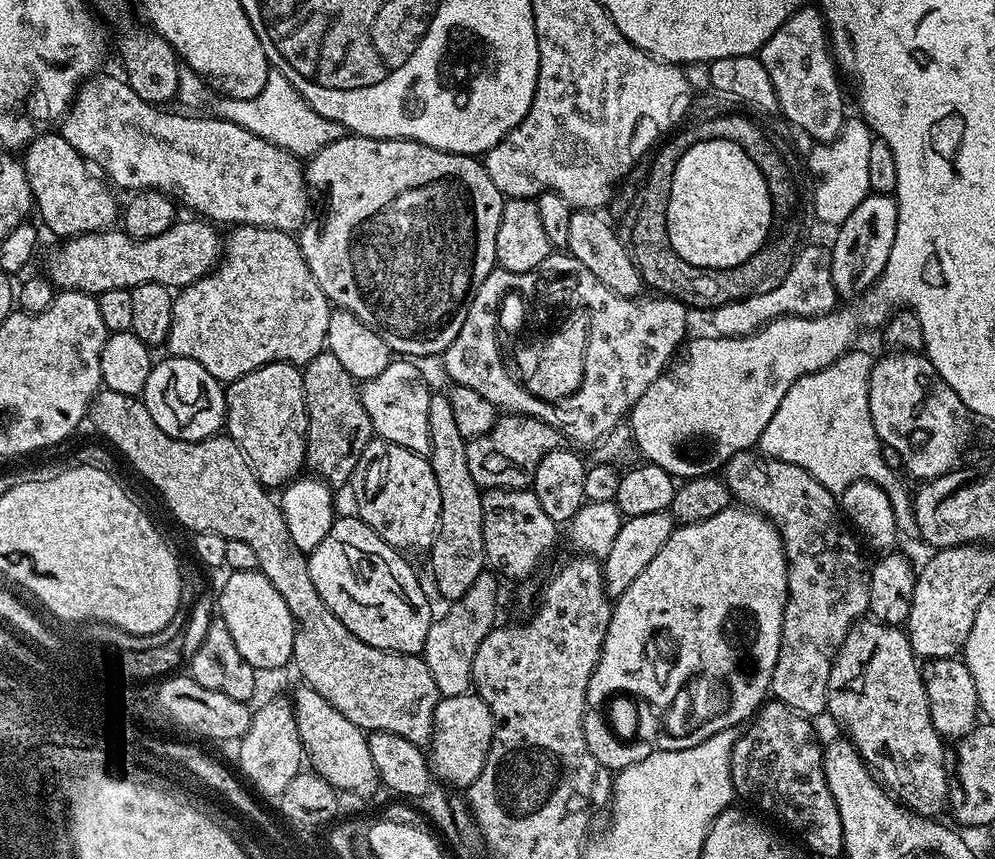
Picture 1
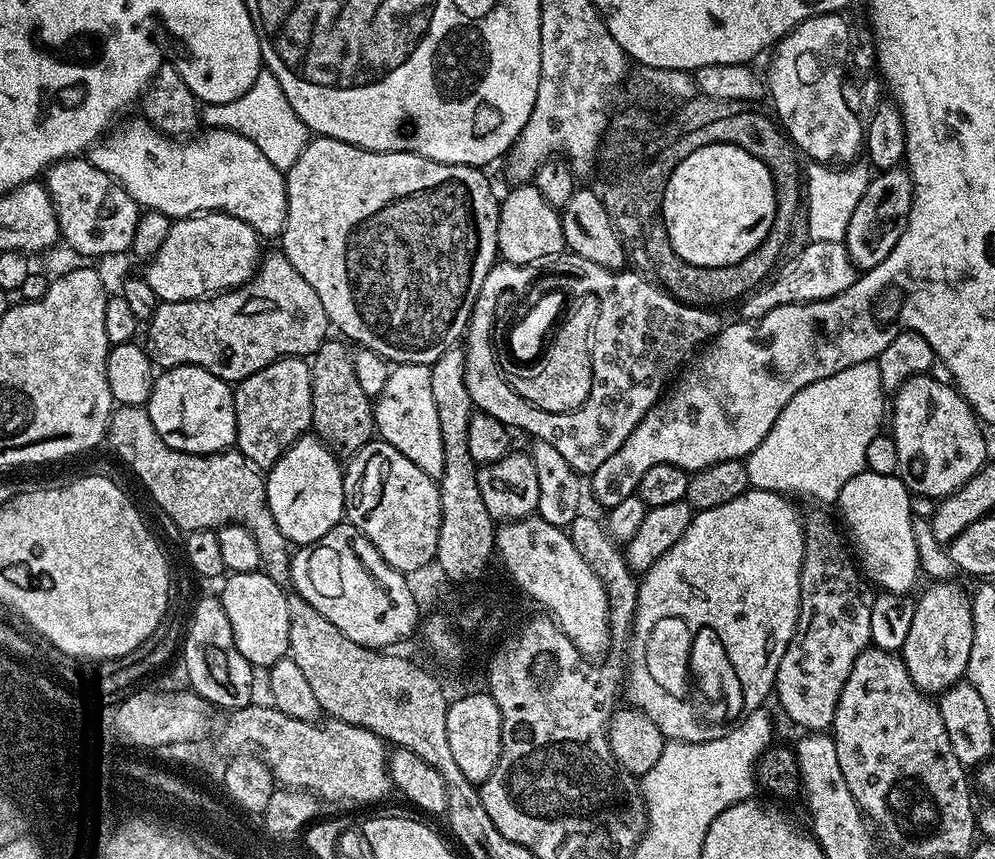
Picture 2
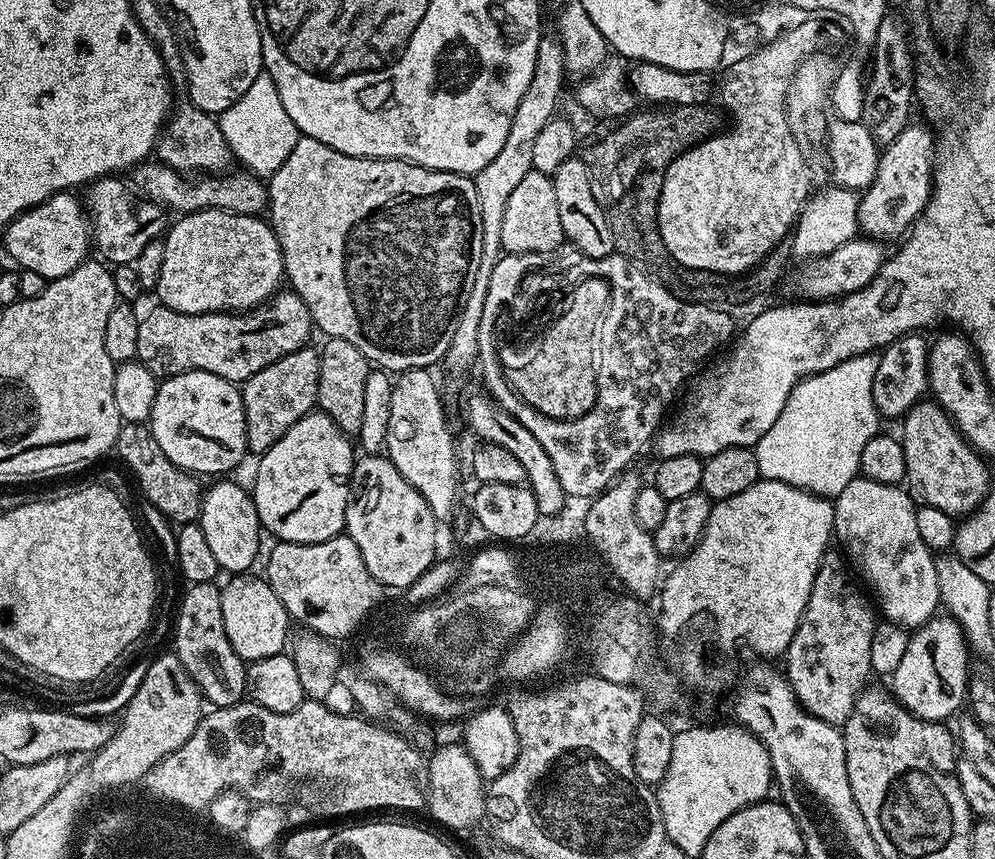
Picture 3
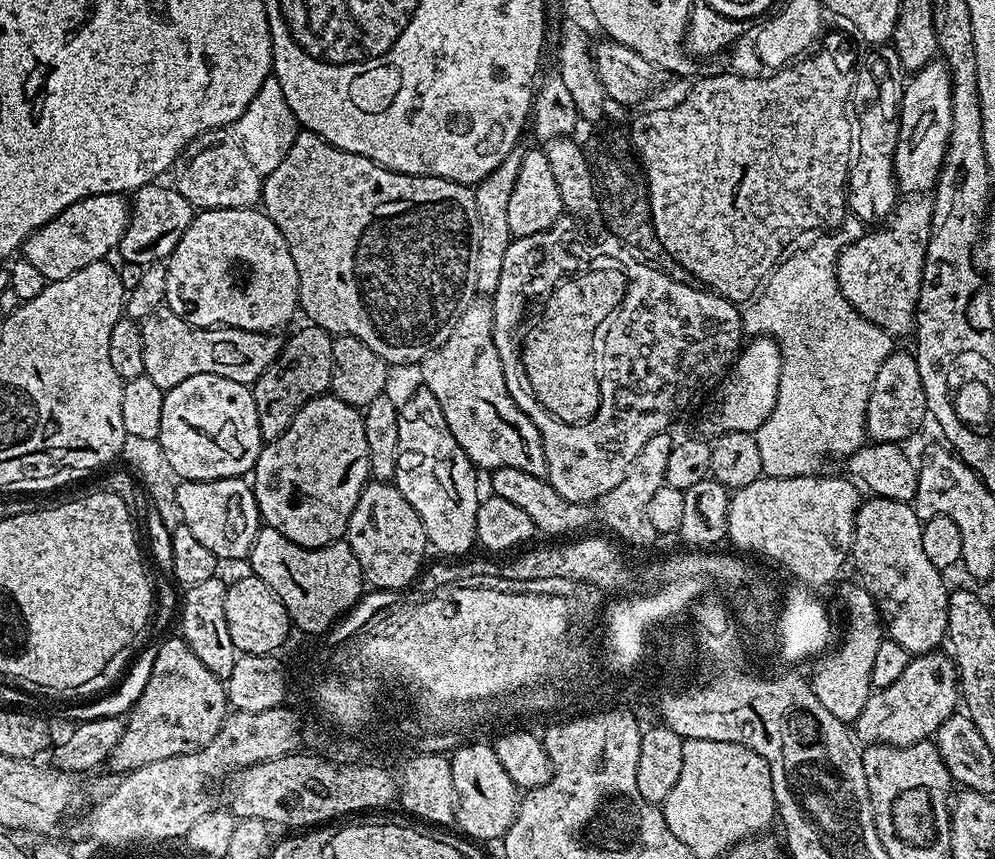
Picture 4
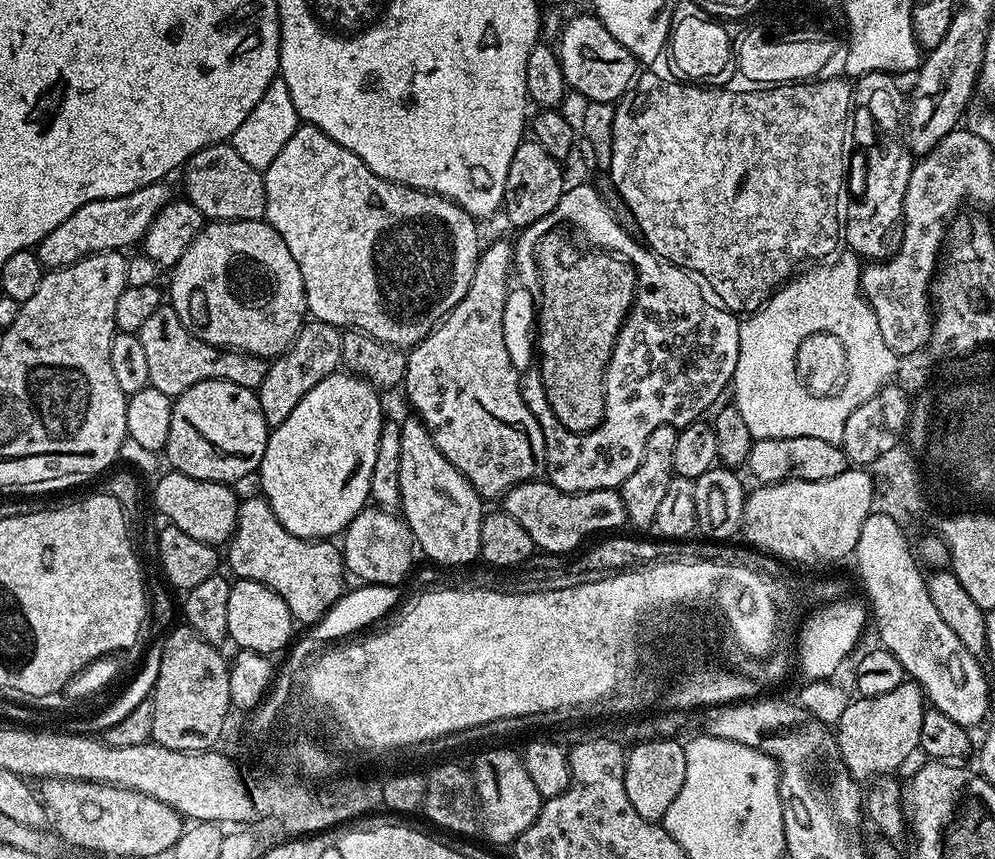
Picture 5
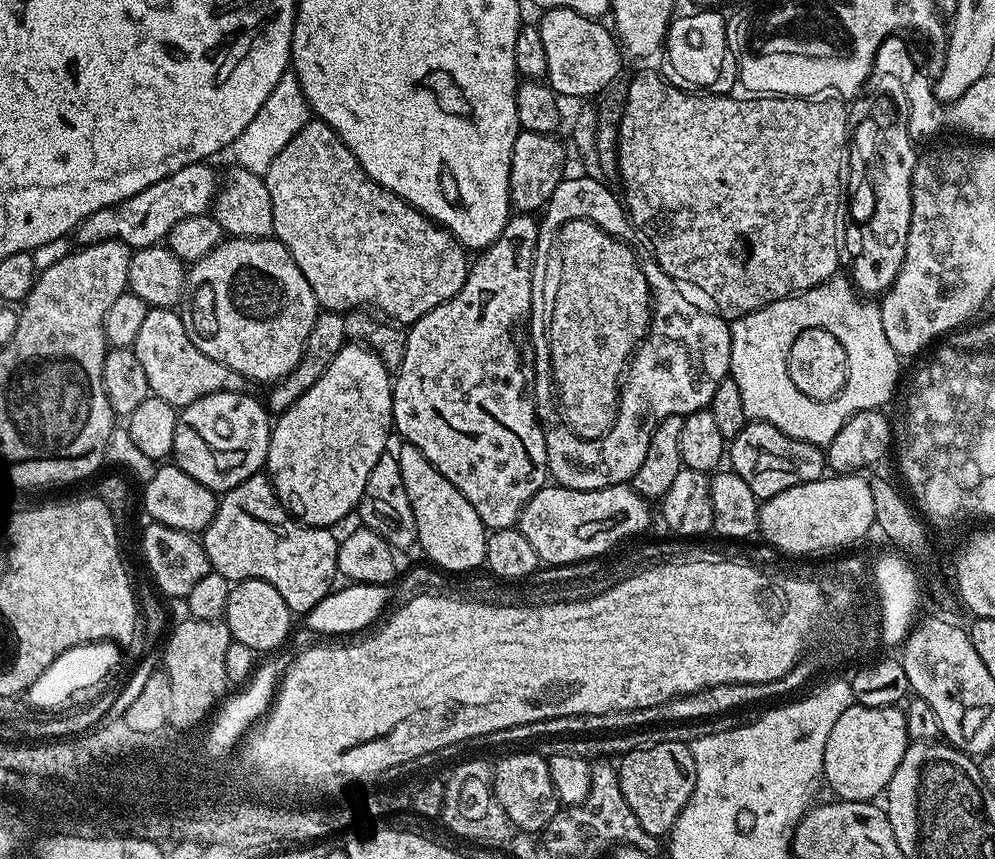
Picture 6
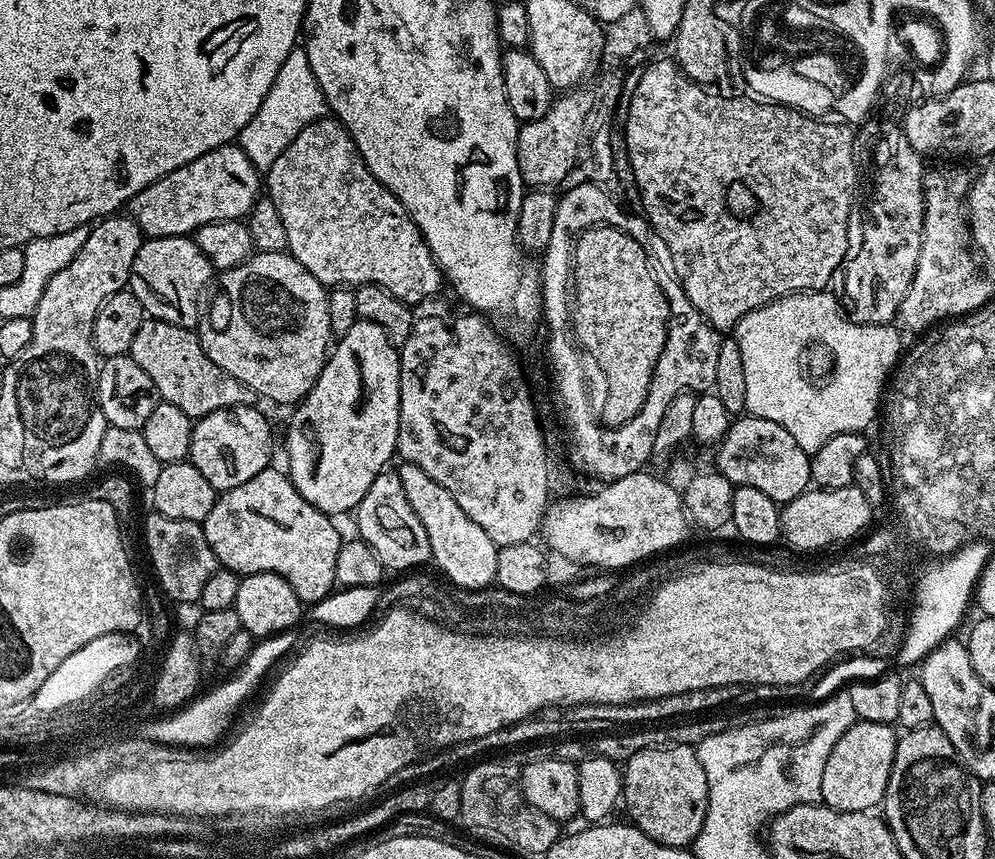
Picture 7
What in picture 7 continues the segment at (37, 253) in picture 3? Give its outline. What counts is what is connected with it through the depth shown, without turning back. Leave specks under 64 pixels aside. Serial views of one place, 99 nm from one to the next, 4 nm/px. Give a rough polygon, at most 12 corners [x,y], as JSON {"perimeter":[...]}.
{"perimeter":[[233,142],[143,188],[145,237],[247,217],[261,173]]}

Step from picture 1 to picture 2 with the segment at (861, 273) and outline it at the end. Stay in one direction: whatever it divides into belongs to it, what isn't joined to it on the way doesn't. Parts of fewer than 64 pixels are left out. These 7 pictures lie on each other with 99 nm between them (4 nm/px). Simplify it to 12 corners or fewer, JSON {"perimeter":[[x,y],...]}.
{"perimeter":[[907,167],[877,171],[843,243],[857,269],[878,266],[906,230]]}

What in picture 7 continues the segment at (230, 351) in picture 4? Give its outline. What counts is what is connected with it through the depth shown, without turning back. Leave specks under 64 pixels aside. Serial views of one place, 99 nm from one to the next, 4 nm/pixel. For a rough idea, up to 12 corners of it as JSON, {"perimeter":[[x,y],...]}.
{"perimeter":[[145,319],[130,355],[199,418],[257,403],[193,329]]}

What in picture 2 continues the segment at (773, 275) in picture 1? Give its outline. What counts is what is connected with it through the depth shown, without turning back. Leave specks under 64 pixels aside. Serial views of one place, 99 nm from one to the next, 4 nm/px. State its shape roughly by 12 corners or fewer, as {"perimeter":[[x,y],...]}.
{"perimeter":[[663,225],[643,259],[659,287],[697,308],[743,301],[773,275],[780,232],[721,268],[678,258]]}

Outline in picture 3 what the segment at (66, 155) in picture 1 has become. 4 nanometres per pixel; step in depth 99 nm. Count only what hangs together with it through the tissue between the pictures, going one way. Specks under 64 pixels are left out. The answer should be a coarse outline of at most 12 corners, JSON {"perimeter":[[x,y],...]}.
{"perimeter":[[115,175],[82,203],[95,251],[133,264],[166,232],[165,209]]}

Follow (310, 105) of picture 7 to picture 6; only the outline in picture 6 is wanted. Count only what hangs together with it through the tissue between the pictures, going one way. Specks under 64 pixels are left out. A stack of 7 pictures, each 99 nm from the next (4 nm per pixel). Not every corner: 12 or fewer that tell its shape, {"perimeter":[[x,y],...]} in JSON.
{"perimeter":[[284,72],[234,138],[239,167],[263,177],[310,109],[295,72]]}

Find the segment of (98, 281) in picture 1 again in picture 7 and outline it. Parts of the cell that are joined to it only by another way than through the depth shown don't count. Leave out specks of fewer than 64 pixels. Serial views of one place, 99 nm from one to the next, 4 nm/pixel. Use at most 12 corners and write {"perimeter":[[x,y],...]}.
{"perimeter":[[287,251],[220,272],[210,362],[295,405],[330,345],[329,289]]}

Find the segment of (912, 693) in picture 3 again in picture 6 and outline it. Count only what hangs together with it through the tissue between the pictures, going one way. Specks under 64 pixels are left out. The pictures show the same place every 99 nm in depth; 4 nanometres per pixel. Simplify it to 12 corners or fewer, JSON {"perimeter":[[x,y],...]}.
{"perimeter":[[853,702],[830,729],[837,800],[888,787],[910,737],[903,707]]}

